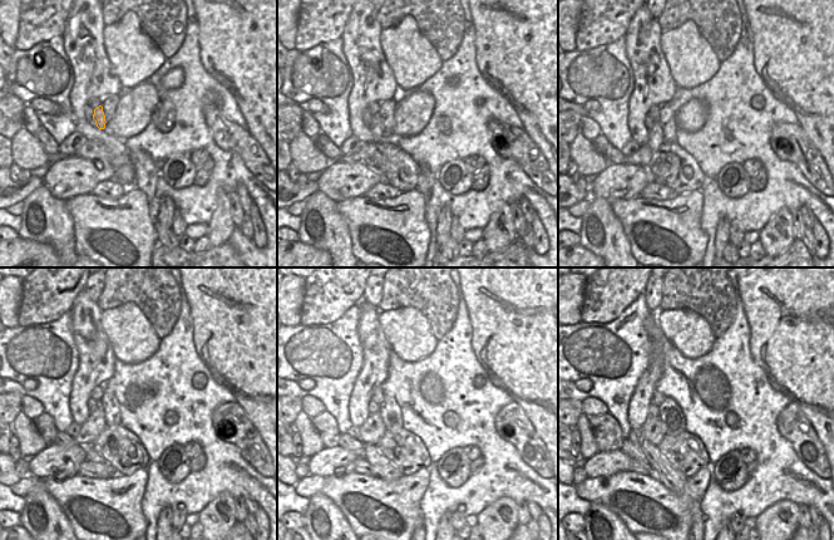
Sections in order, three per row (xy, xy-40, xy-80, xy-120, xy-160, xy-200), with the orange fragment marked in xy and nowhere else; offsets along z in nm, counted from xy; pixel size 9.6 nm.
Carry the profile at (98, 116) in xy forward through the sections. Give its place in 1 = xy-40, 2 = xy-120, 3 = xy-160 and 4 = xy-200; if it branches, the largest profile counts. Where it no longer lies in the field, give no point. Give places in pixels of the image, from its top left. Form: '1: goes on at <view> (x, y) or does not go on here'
1: goes on at xy-40 (376, 128)
2: goes on at xy-120 (89, 431)
3: goes on at xy-160 (371, 431)
4: goes on at xy-200 (652, 430)

